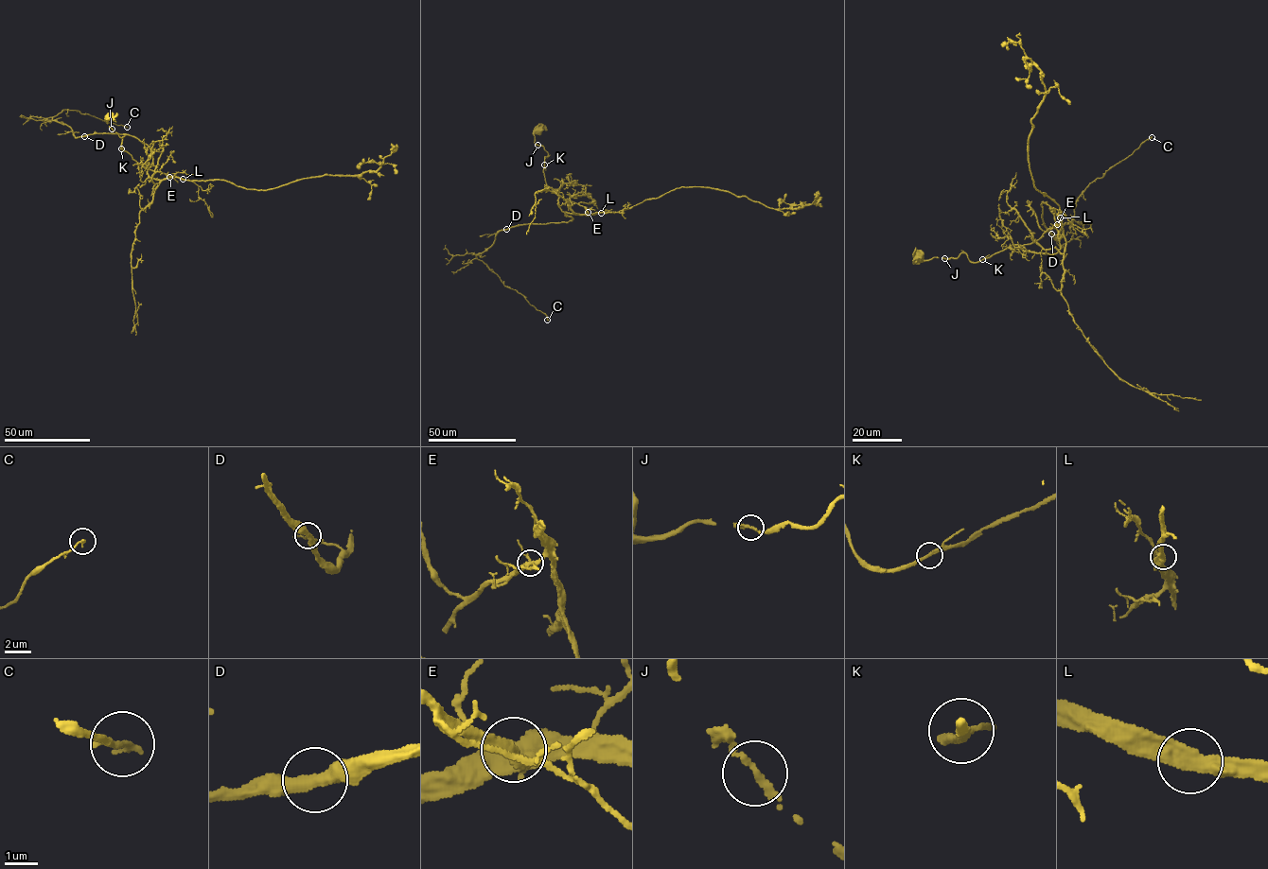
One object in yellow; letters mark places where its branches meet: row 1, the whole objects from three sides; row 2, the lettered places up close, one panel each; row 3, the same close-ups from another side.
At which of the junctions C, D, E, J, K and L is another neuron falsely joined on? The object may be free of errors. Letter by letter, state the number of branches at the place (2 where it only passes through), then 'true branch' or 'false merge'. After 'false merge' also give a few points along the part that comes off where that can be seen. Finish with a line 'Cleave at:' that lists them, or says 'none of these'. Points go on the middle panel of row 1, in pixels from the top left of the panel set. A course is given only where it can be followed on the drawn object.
C: branches 1; true branch
D: branches 2; true branch
E: branches 3; true branch
J: branches 2; true branch
K: branches 2; true branch
L: branches 2; true branch
Cleave at: none of these

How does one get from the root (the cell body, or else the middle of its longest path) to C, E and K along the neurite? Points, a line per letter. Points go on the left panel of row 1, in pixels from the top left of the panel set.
C: (109, 116), (120, 148), (170, 178), (151, 178), (133, 136), (76, 137), (53, 117), (127, 127)
E: (109, 116), (106, 119), (109, 126), (123, 137), (120, 148), (147, 168), (169, 176)
K: (109, 116), (106, 119), (109, 126), (123, 137), (121, 148)

